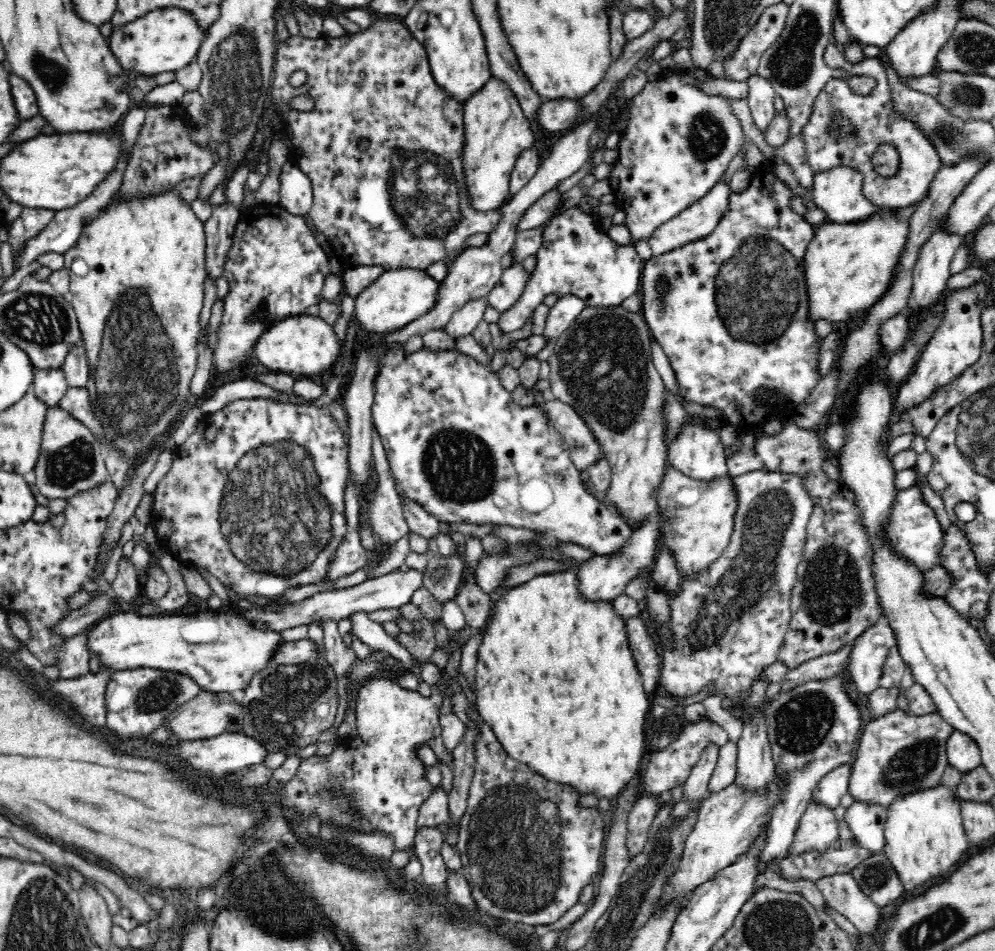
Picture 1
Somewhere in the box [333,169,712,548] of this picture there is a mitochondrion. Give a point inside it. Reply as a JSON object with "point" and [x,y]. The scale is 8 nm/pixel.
{"point":[603,366]}

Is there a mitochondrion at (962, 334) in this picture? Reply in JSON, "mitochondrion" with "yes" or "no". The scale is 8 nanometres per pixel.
{"mitochondrion":"no"}

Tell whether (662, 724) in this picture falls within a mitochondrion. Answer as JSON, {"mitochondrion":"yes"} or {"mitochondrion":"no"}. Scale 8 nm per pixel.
{"mitochondrion":"no"}

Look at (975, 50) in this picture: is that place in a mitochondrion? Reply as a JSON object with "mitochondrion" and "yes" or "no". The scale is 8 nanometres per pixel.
{"mitochondrion":"yes"}

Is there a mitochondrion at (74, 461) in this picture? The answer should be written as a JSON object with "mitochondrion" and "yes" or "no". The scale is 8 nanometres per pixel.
{"mitochondrion":"yes"}

